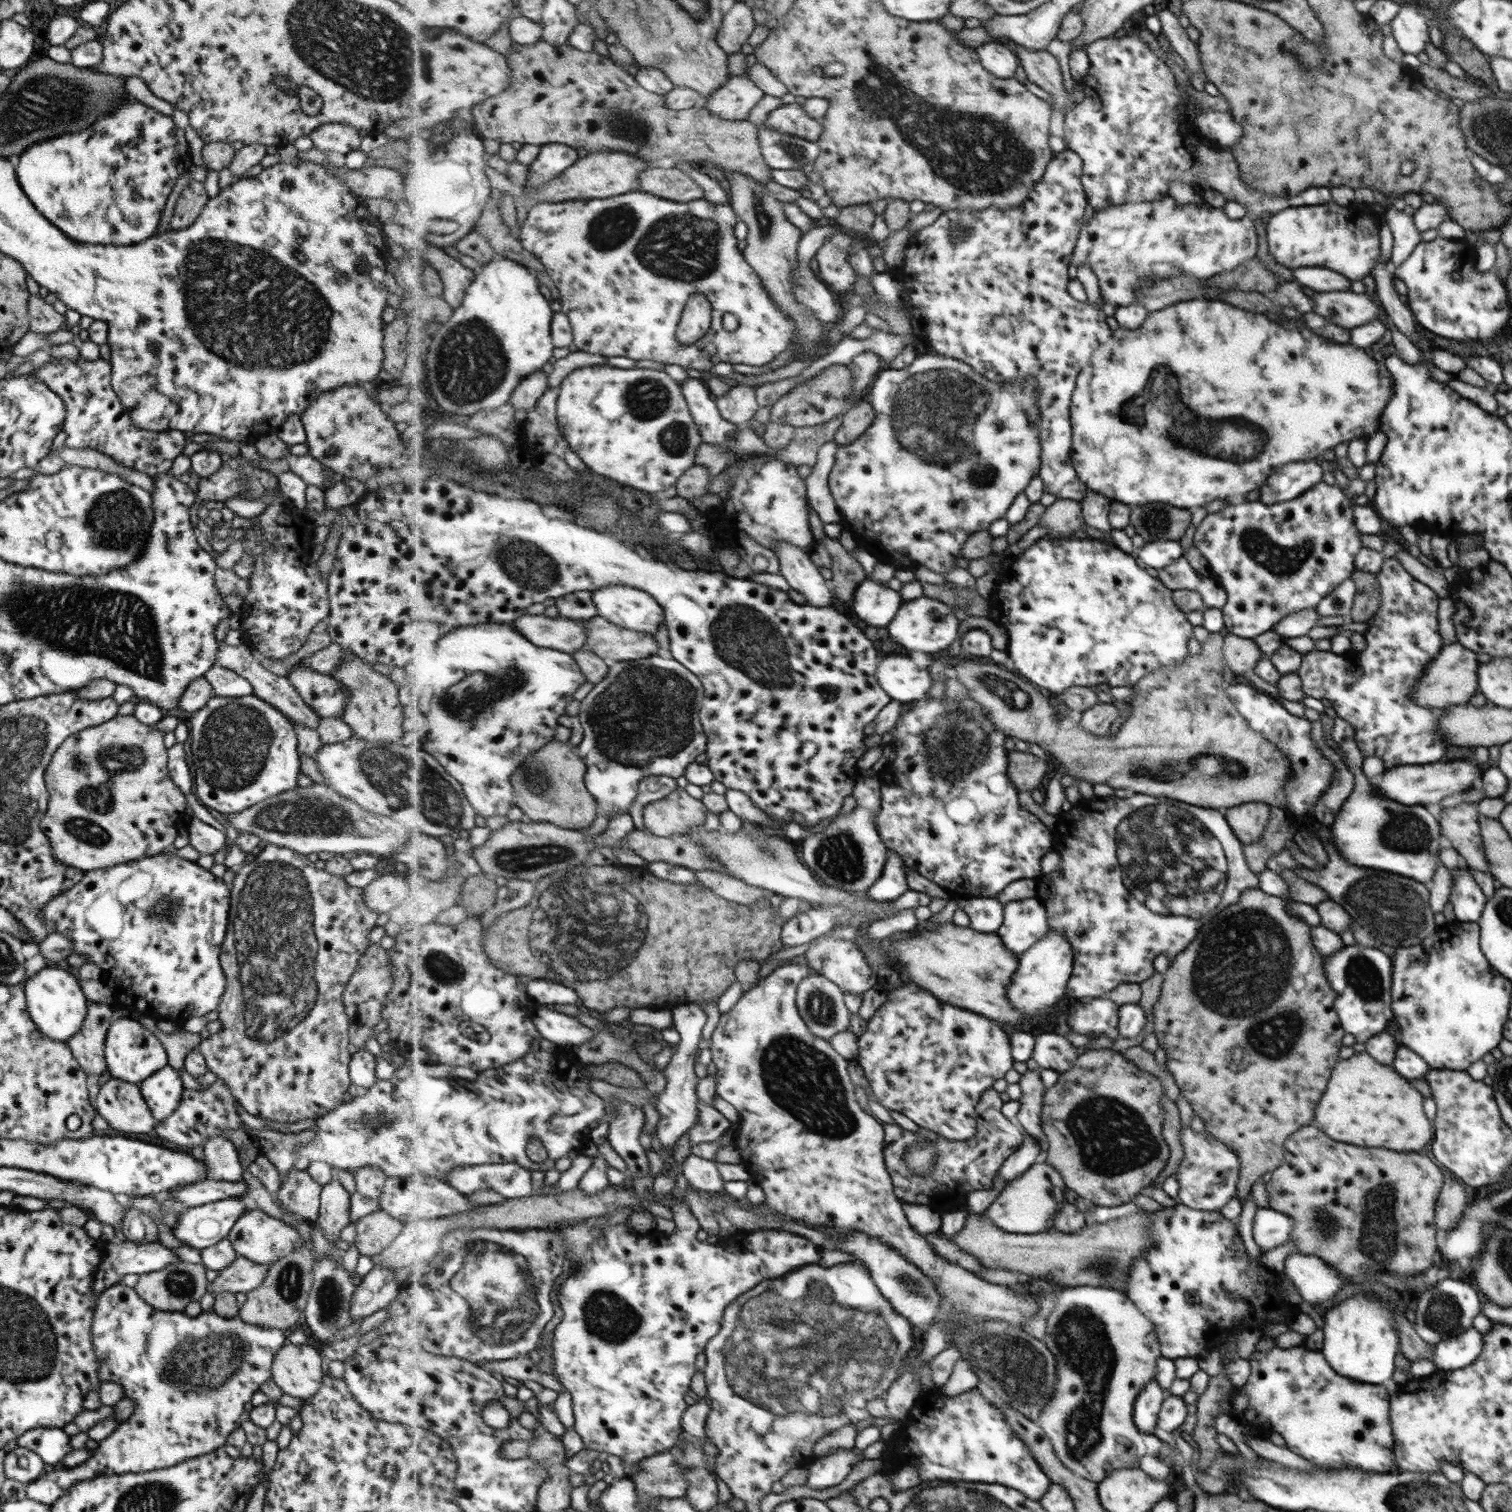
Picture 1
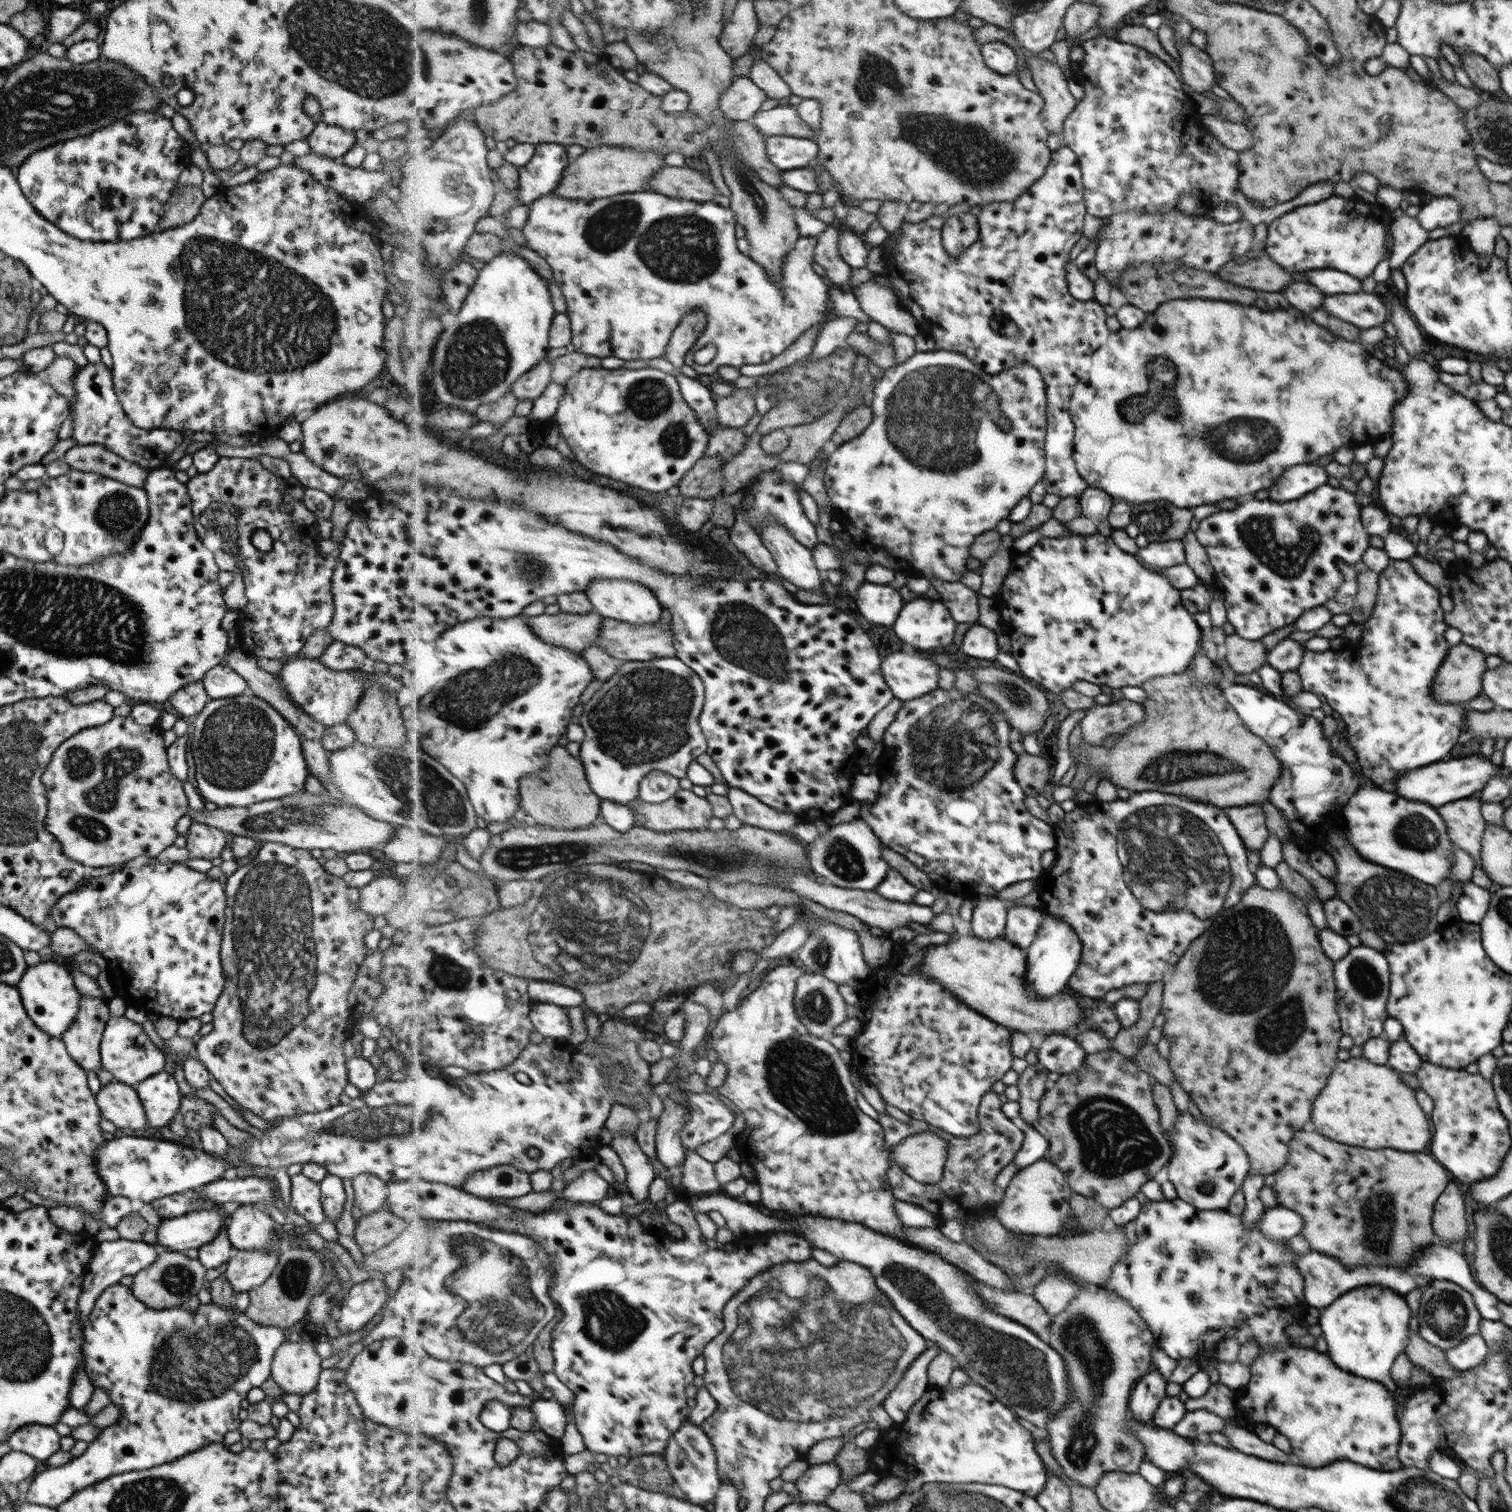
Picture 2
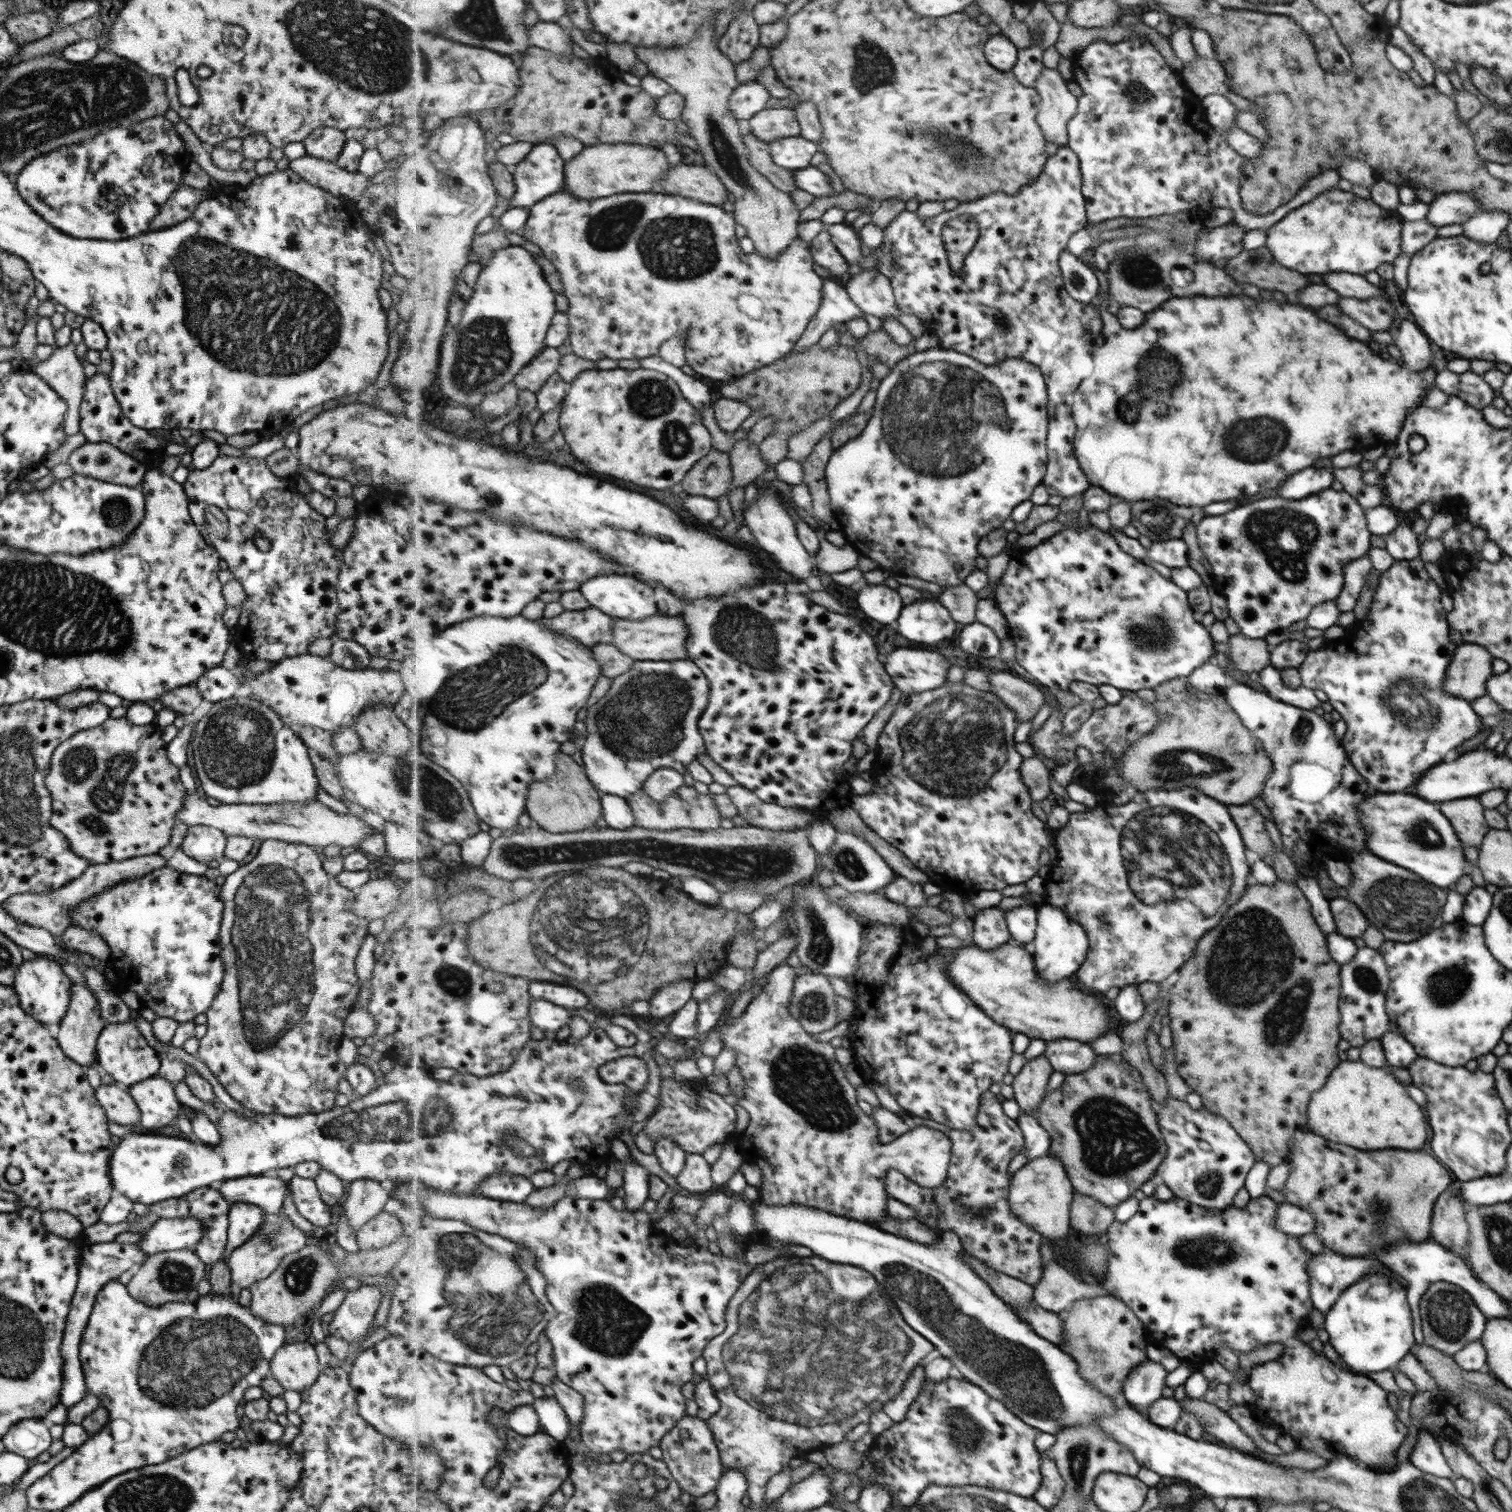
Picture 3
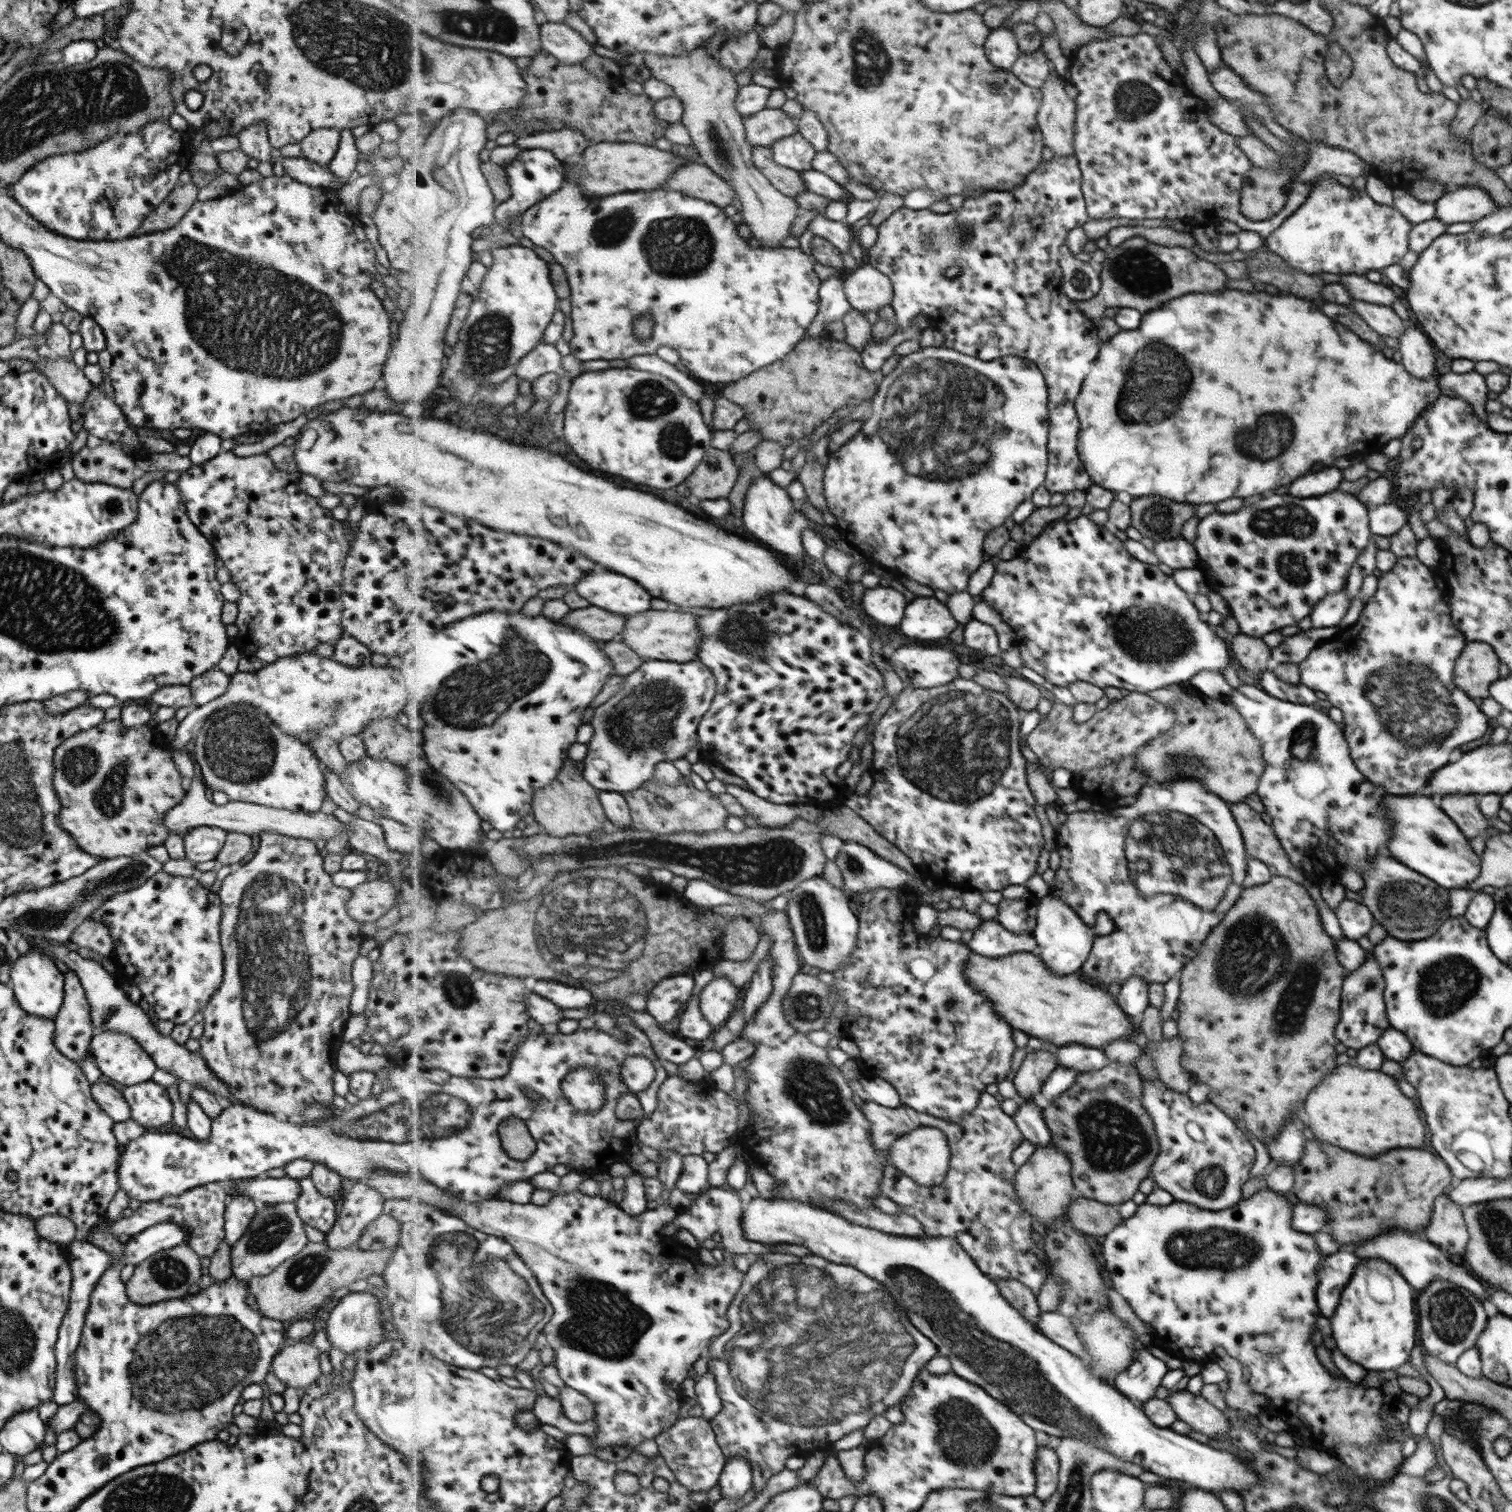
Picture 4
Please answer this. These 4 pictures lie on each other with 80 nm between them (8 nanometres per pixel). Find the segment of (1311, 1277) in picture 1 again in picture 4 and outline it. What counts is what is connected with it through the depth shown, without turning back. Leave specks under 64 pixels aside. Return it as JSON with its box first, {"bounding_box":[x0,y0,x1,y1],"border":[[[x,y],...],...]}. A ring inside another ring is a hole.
{"bounding_box":[1314,1250,1360,1316],"border":[[[1339,1250],[1324,1256],[1316,1266],[1318,1283],[1314,1289],[1321,1316],[1333,1316],[1339,1295],[1360,1260],[1350,1250]]]}

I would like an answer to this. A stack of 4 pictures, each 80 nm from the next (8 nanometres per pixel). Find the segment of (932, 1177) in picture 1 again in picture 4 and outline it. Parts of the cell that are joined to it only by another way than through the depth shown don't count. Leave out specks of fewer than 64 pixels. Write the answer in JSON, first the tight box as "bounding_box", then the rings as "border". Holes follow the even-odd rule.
{"bounding_box":[862,1091,1049,1294],"border":[[[985,1091],[975,1112],[961,1119],[959,1124],[917,1112],[905,1105],[887,1108],[875,1101],[864,1101],[862,1108],[871,1122],[873,1146],[880,1152],[888,1152],[897,1140],[920,1127],[940,1129],[951,1147],[950,1170],[939,1186],[920,1185],[899,1168],[889,1165],[880,1184],[880,1194],[896,1202],[903,1213],[920,1220],[927,1235],[957,1239],[990,1277],[1015,1280],[1039,1294],[1049,1272],[1045,1261],[1033,1252],[1036,1247],[1031,1236],[1033,1218],[1020,1203],[1016,1189],[1018,1168],[1011,1162],[1013,1150],[1023,1144],[1026,1137],[1014,1118],[1001,1110],[1001,1102]]]}

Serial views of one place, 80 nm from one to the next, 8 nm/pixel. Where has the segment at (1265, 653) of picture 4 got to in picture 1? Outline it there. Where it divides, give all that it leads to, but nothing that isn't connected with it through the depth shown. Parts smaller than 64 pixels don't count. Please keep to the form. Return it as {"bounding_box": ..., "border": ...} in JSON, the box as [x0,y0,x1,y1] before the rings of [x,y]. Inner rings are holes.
{"bounding_box":[1223,633,1261,674],"border":[[[1228,633],[1223,640],[1225,640],[1223,657],[1230,671],[1241,674],[1247,670],[1254,669],[1259,658],[1261,658],[1261,654],[1259,654],[1253,639],[1243,639]]]}

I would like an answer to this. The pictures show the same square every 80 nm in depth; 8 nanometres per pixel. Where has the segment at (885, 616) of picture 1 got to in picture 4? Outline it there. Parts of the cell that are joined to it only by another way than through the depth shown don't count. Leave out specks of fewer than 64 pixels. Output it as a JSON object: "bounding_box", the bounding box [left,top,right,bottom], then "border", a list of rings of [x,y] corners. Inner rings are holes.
{"bounding_box":[861,586,908,626],"border":[[[890,586],[867,590],[867,594],[861,599],[861,604],[869,617],[889,626],[897,626],[903,622],[908,603],[903,592]]]}

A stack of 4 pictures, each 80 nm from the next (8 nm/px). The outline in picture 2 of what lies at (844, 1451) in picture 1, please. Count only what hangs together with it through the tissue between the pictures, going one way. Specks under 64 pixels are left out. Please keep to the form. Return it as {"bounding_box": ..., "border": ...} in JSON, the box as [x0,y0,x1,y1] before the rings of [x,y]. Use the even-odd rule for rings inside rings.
{"bounding_box":[795,1462,842,1503],"border":[[[836,1462],[813,1465],[795,1483],[800,1495],[795,1501],[825,1503],[842,1482],[842,1470]]]}

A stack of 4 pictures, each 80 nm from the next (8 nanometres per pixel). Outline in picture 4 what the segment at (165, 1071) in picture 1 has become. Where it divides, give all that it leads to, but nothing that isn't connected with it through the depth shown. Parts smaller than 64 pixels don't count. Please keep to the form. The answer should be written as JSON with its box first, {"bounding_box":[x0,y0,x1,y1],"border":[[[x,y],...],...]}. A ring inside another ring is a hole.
{"bounding_box":[121,1079,172,1128],"border":[[[152,1079],[133,1086],[126,1086],[121,1090],[123,1099],[131,1111],[131,1120],[143,1128],[164,1126],[172,1120],[172,1104],[164,1087],[152,1081]]]}

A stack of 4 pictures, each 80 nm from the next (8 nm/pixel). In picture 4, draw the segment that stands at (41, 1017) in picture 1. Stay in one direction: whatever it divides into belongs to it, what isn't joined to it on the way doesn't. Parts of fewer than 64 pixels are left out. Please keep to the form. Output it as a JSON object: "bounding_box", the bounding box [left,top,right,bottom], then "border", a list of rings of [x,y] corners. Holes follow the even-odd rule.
{"bounding_box":[8,947,63,1018],"border":[[[29,947],[24,953],[16,956],[11,964],[8,976],[15,1000],[27,1014],[51,1018],[56,1016],[63,998],[63,969],[58,967],[52,958],[45,956],[41,950]]]}

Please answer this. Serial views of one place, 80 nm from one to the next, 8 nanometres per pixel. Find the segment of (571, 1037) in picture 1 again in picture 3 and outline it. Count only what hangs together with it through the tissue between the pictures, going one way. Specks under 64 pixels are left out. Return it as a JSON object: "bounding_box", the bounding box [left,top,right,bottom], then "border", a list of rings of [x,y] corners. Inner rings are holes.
{"bounding_box":[530,999,571,1033],"border":[[[533,999],[530,1008],[532,1024],[544,1031],[558,1033],[569,1024],[571,1010],[545,999]]]}

